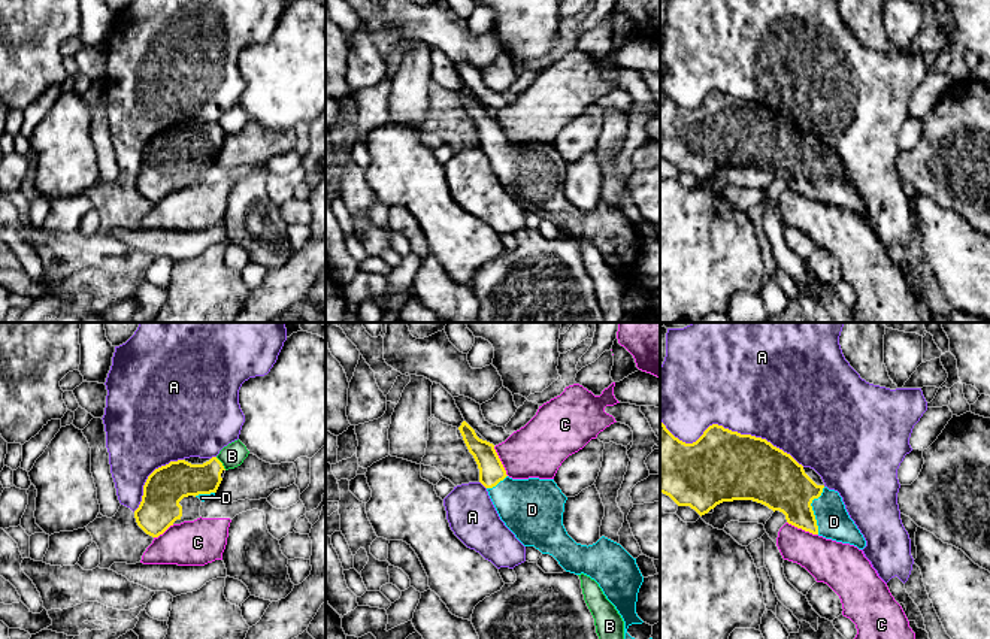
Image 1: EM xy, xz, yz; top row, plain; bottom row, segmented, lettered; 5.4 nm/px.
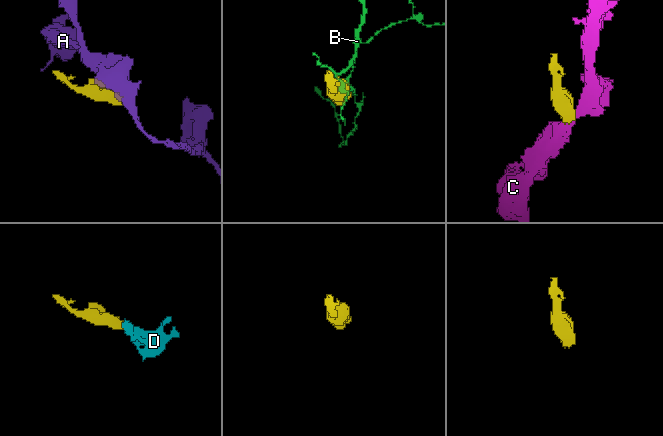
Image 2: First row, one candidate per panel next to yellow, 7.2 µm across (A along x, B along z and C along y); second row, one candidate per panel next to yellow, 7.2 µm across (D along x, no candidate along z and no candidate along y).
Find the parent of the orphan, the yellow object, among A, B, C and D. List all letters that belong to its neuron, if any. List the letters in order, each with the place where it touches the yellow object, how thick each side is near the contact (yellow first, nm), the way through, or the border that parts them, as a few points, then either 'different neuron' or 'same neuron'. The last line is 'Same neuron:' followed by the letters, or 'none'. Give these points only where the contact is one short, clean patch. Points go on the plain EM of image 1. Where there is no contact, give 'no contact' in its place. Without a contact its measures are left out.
A: meets yellow in yz at (730, 96); 380 nm thick on the yellow side, 500 nm on the other; different neuron
B: meets yellow in xy at (221, 129); 200 nm thick on the yellow side, 130 nm on the other; different neuron
C: meets yellow in yz at (802, 194); 260 nm thick on the yellow side, 240 nm on the other; border along yz (787, 187), (817, 200); different neuron
D: meets yellow in yz at (811, 175); 300 nm thick on the yellow side, 180 nm on the other; same neuron
Same neuron: D

